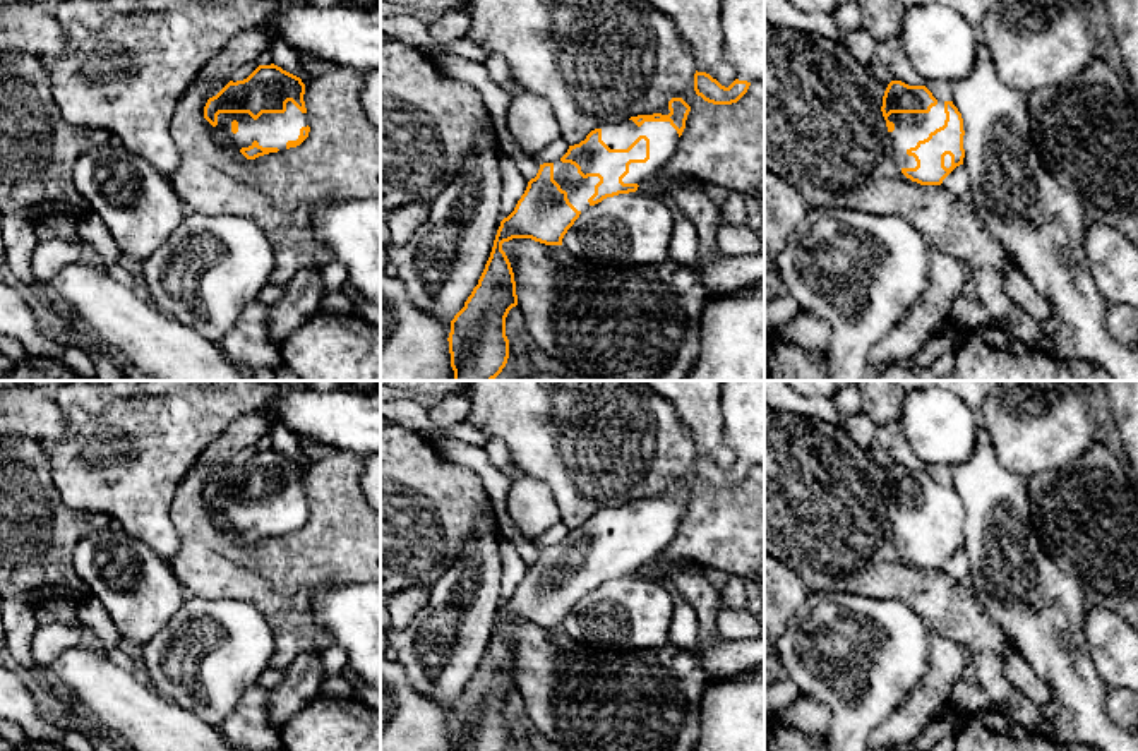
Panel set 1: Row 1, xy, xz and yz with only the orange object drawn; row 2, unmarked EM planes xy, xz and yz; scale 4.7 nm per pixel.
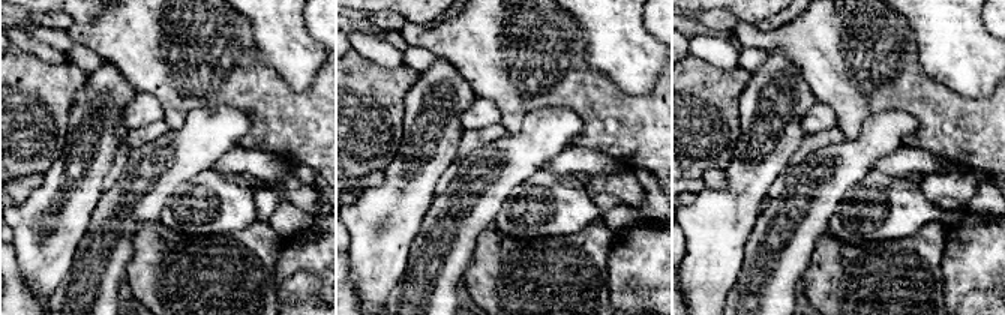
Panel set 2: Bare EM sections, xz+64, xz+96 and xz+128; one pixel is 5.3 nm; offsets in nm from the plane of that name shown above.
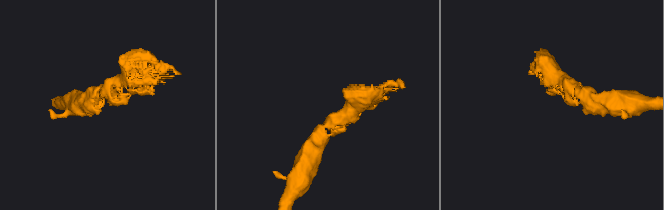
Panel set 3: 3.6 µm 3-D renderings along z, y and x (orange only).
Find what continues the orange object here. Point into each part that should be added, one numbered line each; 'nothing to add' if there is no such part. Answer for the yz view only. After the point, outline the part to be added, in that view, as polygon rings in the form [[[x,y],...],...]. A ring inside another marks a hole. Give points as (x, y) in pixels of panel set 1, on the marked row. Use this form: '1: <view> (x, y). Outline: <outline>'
1: yz (909, 127). Outline: [[[937,99],[937,105],[932,106],[929,113],[891,113],[888,120],[895,123],[895,130],[889,132],[889,141],[893,144],[896,166],[900,170],[915,168],[917,161],[913,156],[908,156],[907,151],[944,125],[944,101]]]

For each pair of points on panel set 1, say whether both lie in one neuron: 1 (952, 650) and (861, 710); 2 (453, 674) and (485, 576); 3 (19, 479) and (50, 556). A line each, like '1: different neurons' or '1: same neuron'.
1: different neurons
2: same neuron
3: same neuron

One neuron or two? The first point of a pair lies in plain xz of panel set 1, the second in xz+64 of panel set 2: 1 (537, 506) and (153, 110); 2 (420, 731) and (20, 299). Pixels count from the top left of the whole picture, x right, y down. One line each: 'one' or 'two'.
1: one
2: one

